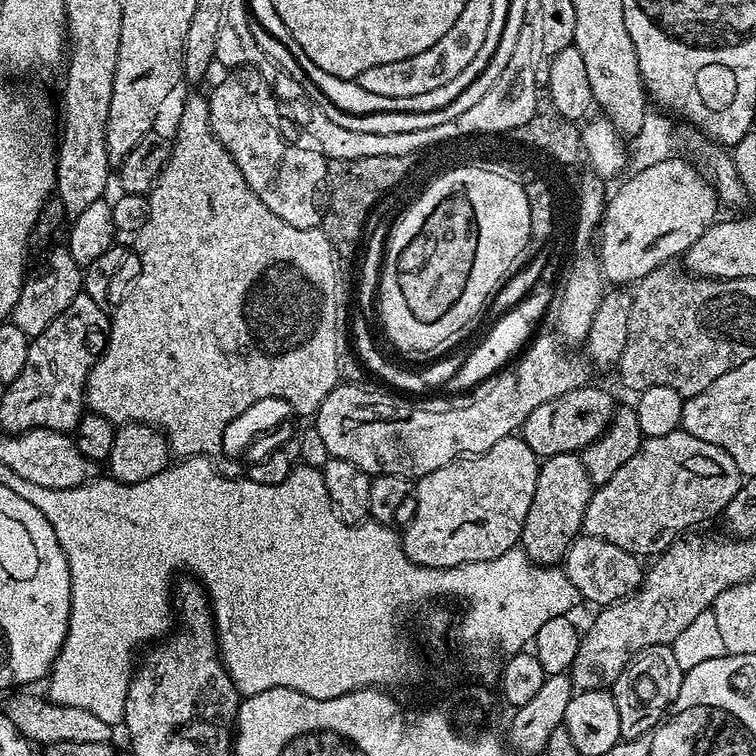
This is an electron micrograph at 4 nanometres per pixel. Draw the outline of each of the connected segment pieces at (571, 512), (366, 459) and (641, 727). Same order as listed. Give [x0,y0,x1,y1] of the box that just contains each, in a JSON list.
[[519,453,593,566],[314,335,590,478],[610,644,684,741]]

